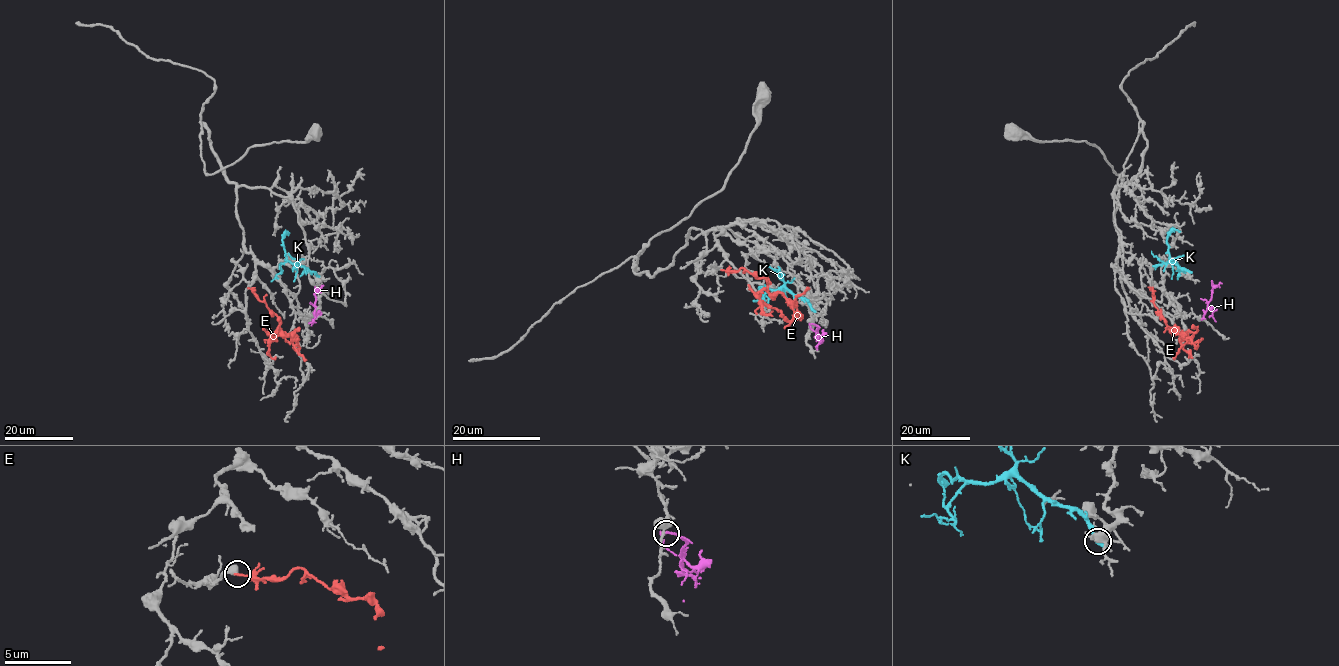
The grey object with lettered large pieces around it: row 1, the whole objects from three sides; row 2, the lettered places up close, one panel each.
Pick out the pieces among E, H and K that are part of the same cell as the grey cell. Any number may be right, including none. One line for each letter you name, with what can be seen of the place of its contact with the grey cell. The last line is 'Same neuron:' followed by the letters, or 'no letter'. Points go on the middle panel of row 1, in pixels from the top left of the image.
Same neuron: no letter

